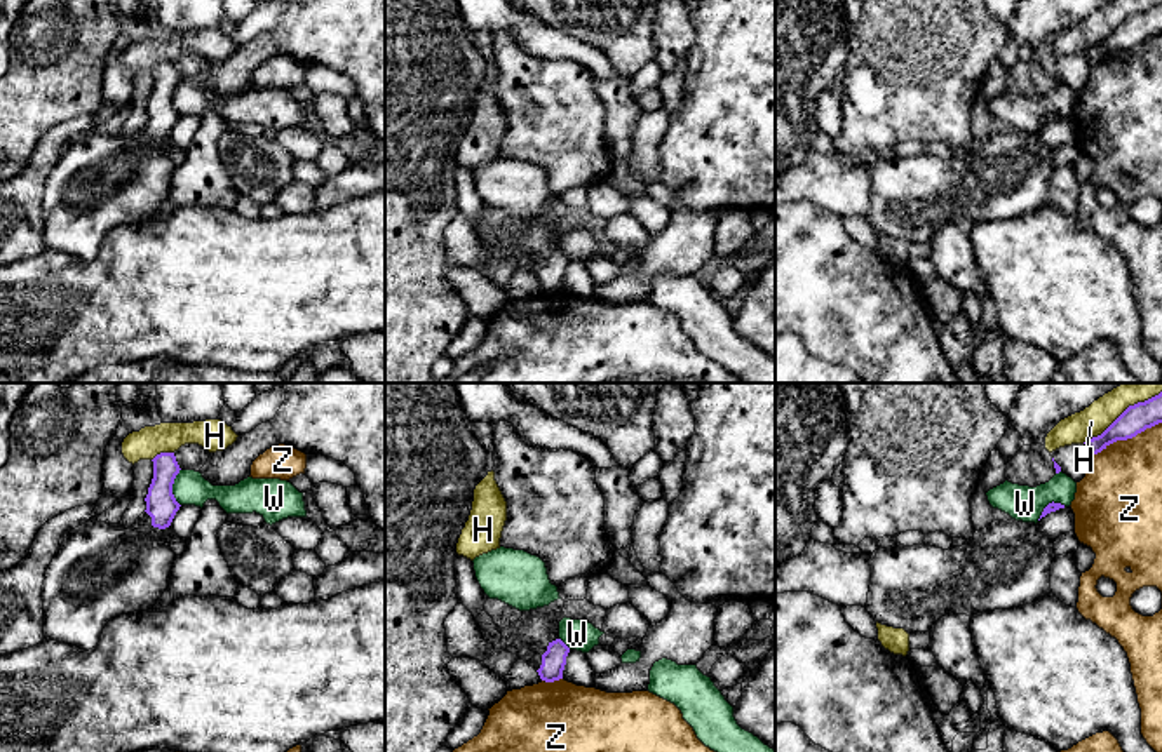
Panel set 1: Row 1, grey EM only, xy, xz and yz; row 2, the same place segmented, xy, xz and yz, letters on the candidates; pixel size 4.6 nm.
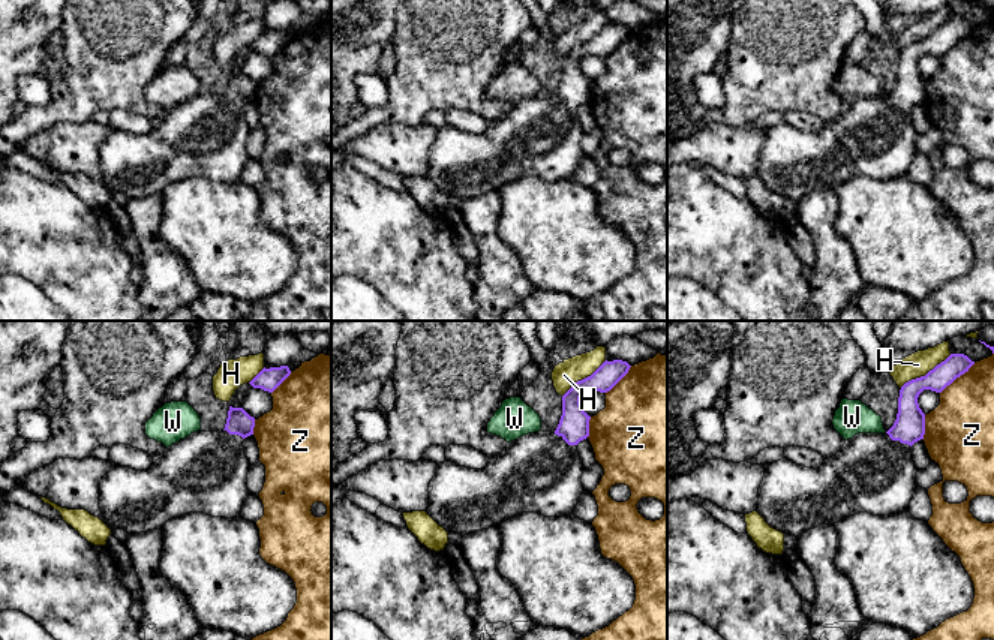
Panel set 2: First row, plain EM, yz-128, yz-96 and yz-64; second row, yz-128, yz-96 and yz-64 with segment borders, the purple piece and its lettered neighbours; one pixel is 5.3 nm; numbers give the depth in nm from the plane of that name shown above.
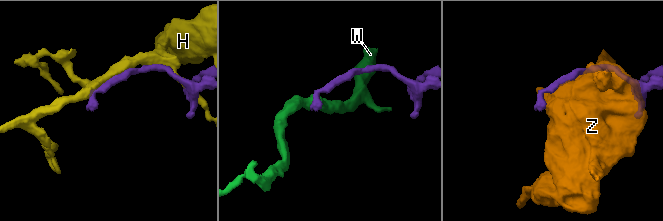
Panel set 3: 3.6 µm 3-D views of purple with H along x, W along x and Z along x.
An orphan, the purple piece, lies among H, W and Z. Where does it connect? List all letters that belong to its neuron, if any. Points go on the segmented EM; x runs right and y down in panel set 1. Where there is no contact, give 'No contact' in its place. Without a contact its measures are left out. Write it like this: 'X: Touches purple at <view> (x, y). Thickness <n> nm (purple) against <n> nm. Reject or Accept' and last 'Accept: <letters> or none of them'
H: Touches purple at yz (1122, 413). Thickness 130 nm (purple) against 160 nm. Reject
W: Touches purple at xy (171, 488). Thickness 140 nm (purple) against 160 nm. Reject
Z: Touches purple at yz (1126, 439). Thickness 130 nm (purple) against 360 nm. Reject
Accept: none of them

